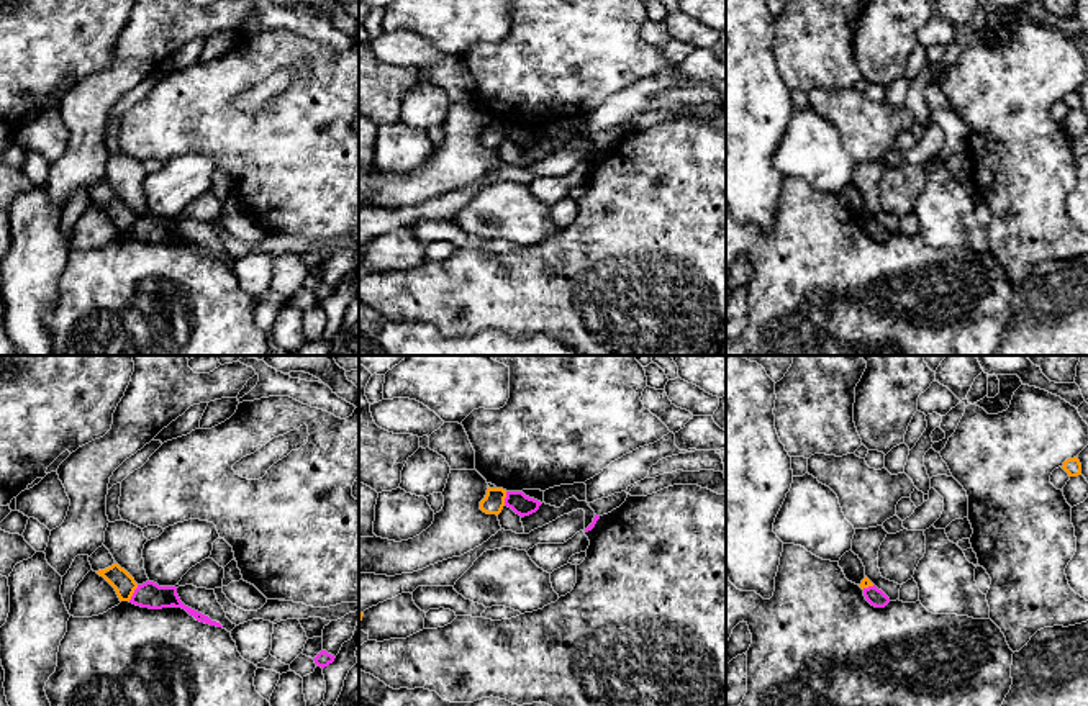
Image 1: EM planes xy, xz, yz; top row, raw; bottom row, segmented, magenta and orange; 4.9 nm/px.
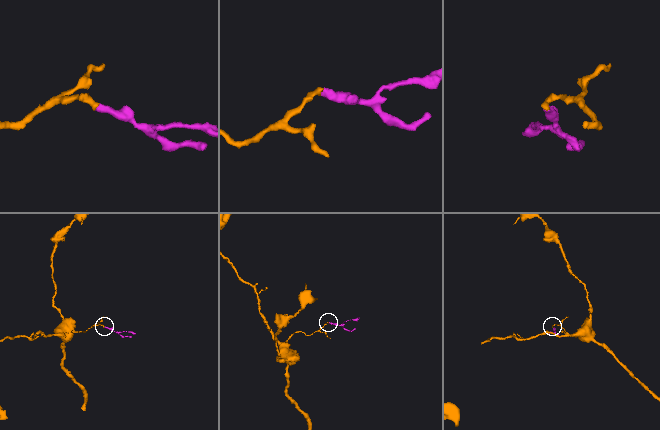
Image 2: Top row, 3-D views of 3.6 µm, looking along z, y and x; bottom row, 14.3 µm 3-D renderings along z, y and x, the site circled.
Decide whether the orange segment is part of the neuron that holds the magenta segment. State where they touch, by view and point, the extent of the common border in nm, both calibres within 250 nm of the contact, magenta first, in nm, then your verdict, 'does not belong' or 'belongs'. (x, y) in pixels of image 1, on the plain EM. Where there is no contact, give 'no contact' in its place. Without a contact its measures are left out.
xy (133, 226) | 90 nm | 130/110 nm | does not belong

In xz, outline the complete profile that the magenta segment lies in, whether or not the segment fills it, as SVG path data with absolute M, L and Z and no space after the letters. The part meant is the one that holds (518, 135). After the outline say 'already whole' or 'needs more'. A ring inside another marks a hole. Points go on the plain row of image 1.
M506 124L505 139L511 141L521 151L536 146L541 138L541 134L526 129L523 124Z | already whole

